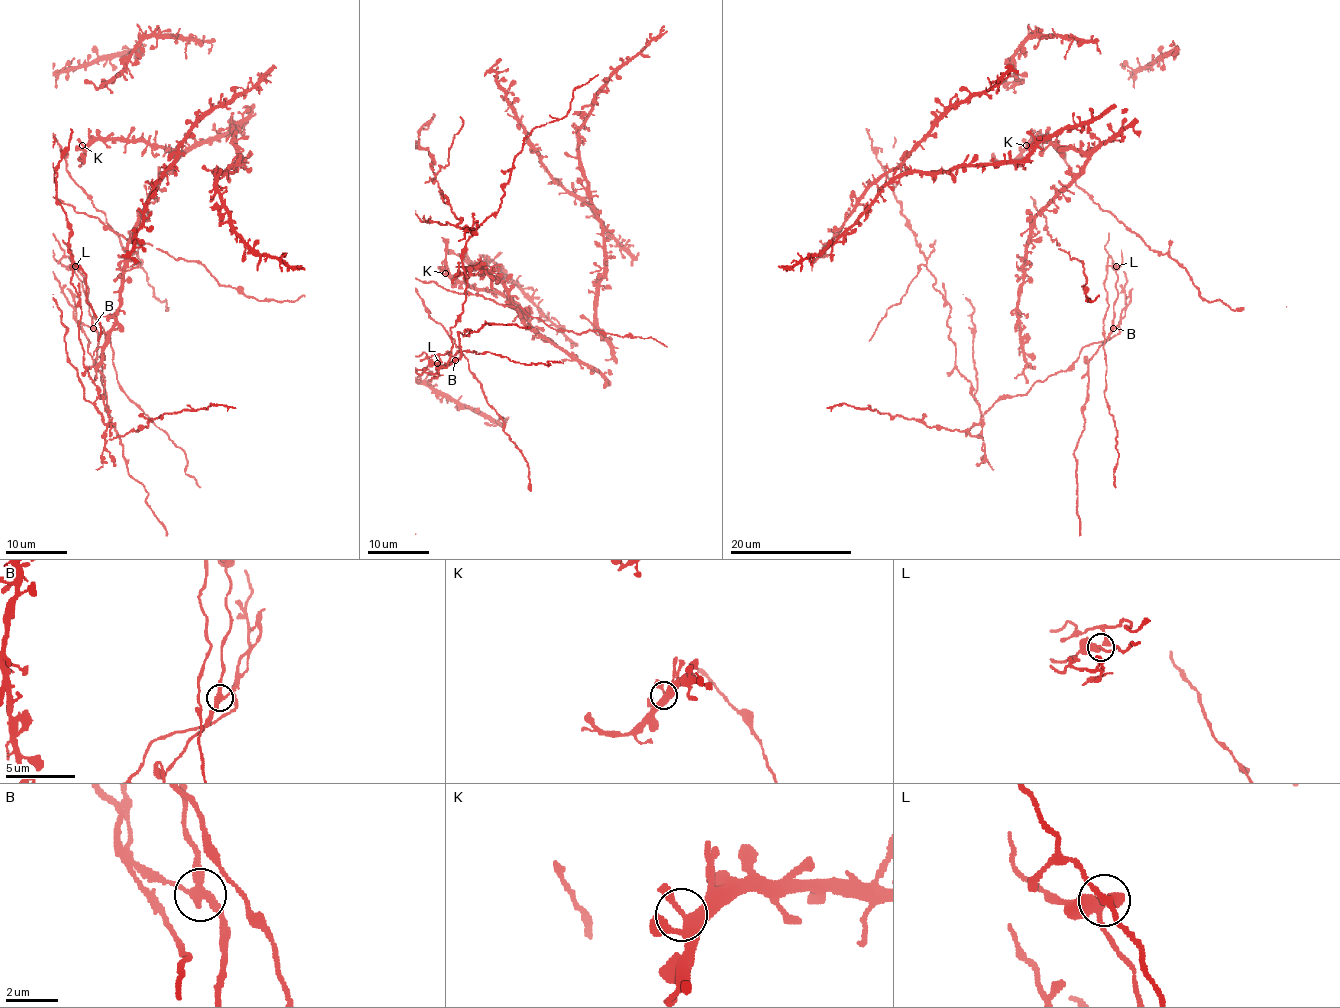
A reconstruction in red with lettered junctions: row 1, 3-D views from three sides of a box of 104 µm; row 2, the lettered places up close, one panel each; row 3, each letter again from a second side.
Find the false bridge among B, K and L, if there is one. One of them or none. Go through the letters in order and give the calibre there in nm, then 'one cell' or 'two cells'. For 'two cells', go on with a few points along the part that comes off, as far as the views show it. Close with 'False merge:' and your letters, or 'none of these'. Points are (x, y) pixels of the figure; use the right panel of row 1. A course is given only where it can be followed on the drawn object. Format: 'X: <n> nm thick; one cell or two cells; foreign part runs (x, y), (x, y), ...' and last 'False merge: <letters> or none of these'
B: 300 nm thick; two cells
K: 320 nm thick; one cell
L: 360 nm thick; one cell
False merge: B

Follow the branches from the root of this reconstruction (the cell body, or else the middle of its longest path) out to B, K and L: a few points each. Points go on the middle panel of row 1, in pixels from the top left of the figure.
B: (500, 281), (481, 266), (458, 270), (466, 280), (465, 302), (451, 328), (452, 348), (445, 367), (455, 361)
K: (500, 281), (509, 304), (538, 335), (529, 318), (510, 299), (495, 292), (475, 290), (445, 273)
L: (500, 281), (481, 266), (458, 270), (466, 280), (465, 302), (445, 367), (454, 361), (437, 364)

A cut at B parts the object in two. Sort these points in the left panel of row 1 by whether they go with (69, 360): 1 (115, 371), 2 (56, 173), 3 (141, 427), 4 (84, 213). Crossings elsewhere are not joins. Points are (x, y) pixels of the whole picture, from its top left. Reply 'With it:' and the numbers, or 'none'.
With it: 2, 3

